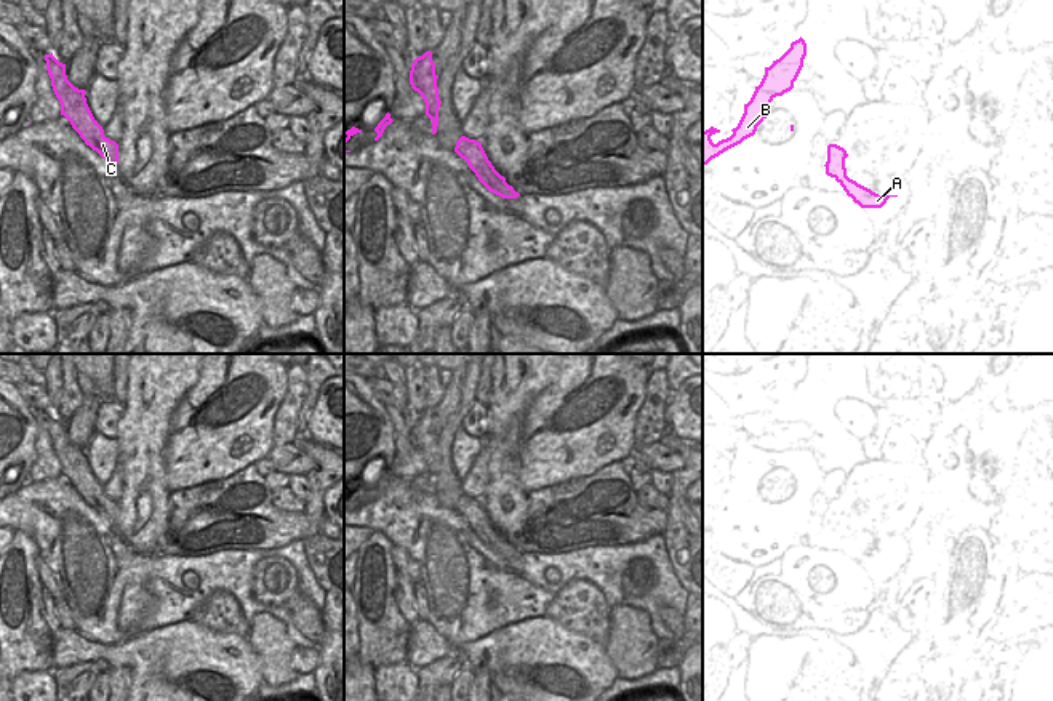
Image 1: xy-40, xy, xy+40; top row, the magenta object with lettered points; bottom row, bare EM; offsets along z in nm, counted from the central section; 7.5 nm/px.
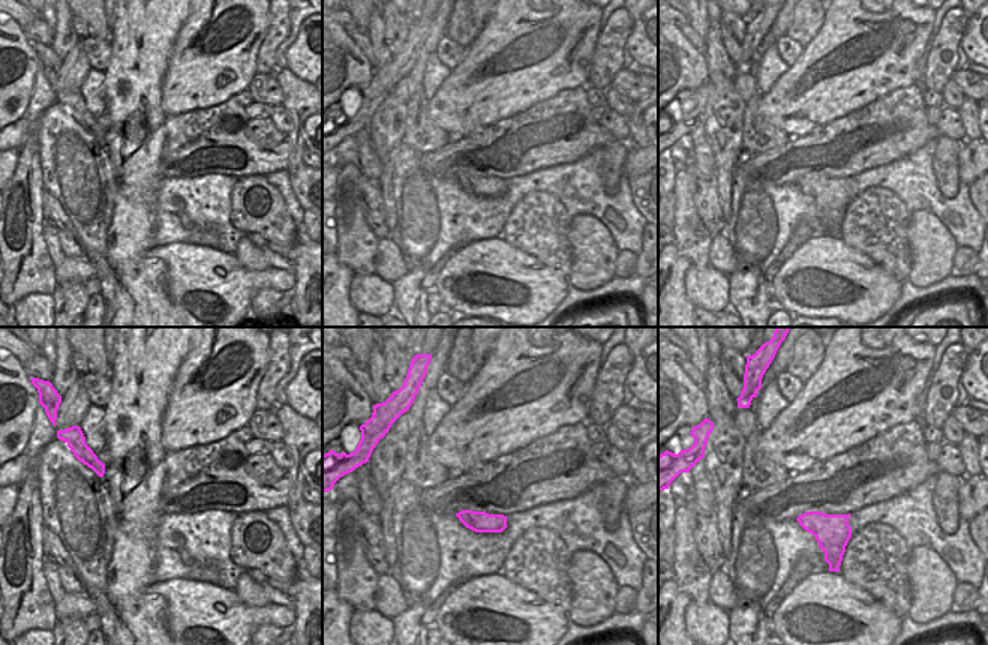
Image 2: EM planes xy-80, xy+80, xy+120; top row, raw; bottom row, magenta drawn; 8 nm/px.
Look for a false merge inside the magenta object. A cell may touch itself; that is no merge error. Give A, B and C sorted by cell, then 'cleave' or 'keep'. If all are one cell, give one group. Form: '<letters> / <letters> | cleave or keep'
A C / B | cleave

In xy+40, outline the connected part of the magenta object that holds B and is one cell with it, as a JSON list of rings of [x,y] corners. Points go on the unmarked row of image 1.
[[[800,395],[791,402],[791,407],[770,426],[765,426],[765,434],[747,463],[744,463],[744,472],[733,493],[727,498],[712,501],[711,495],[720,491],[720,488],[711,485],[703,490],[703,525],[712,517],[719,515],[725,509],[741,503],[744,498],[755,493],[757,485],[768,475],[768,466],[776,455],[792,448],[792,442],[797,439],[803,418],[807,415],[807,402]]]

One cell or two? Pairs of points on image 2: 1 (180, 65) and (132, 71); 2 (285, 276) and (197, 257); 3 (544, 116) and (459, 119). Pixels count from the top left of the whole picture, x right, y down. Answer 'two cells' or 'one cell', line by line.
1: two cells
2: one cell
3: two cells

